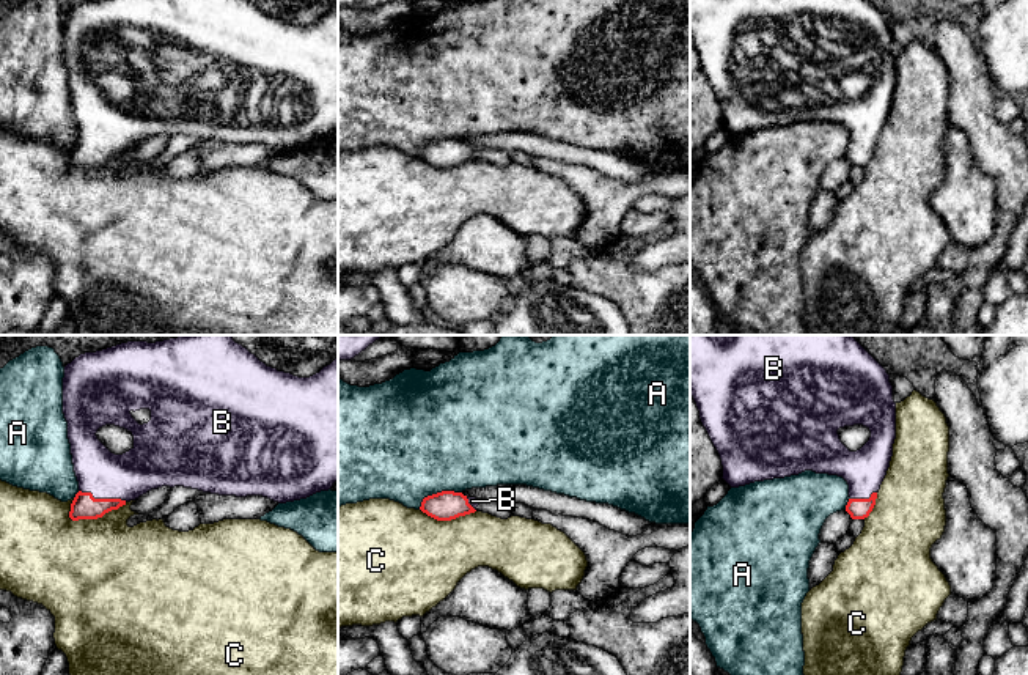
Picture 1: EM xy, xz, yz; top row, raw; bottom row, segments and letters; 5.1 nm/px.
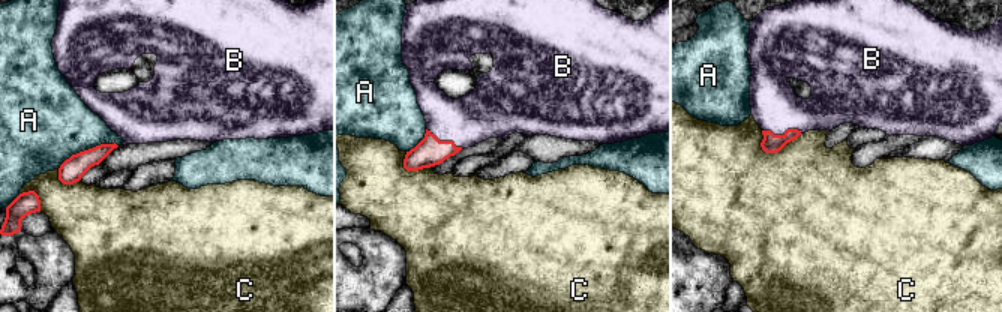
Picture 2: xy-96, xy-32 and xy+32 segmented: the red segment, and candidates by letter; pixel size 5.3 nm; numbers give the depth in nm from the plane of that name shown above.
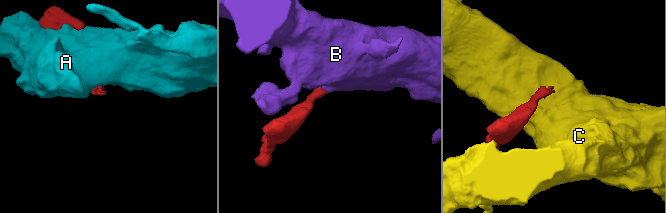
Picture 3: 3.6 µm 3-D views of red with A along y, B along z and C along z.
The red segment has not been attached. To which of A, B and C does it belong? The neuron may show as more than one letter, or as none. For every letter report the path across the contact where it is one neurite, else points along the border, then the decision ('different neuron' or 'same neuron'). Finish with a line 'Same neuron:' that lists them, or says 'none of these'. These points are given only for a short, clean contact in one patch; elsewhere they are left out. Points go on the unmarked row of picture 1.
A: different neuron
B: way xy (84, 153), (95, 147), (102, 147), (106, 123); same neuron
C: different neuron
Same neuron: B

